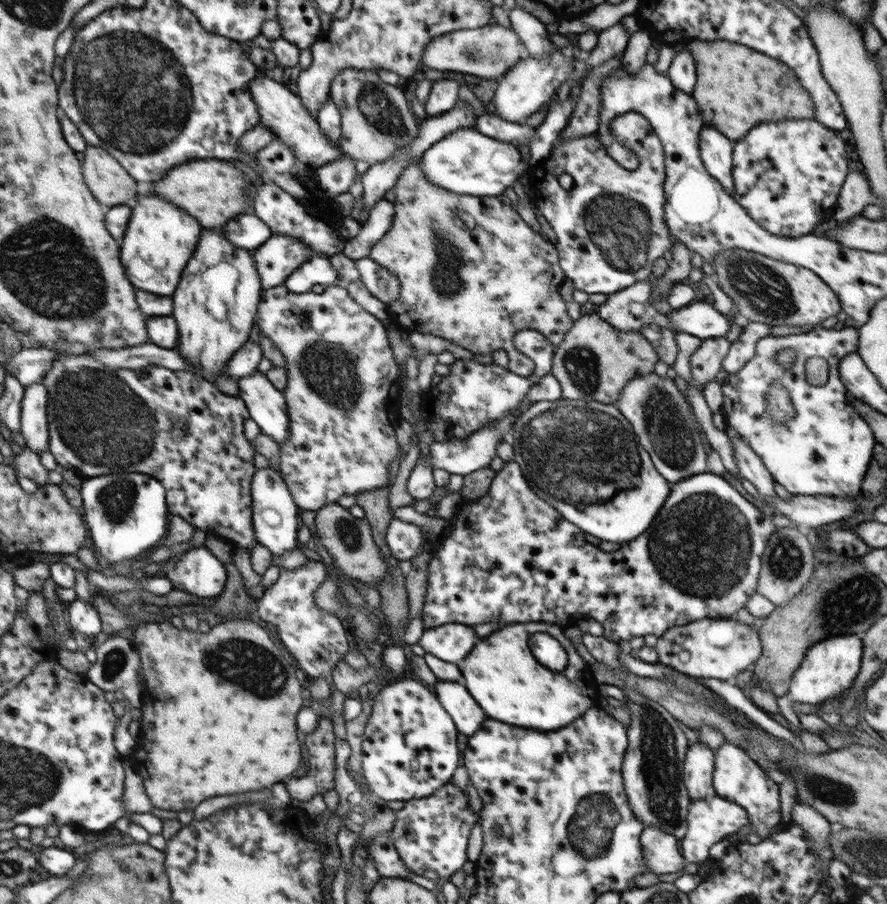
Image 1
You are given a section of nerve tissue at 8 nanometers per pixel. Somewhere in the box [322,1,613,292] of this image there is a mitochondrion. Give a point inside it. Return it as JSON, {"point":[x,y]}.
{"point":[374,106]}

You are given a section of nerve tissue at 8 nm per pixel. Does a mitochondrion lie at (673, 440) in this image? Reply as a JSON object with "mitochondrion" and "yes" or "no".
{"mitochondrion":"yes"}

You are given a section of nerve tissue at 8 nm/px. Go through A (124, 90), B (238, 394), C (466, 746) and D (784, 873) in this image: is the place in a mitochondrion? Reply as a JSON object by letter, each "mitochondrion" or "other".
{"A":"mitochondrion","B":"other","C":"other","D":"other"}

